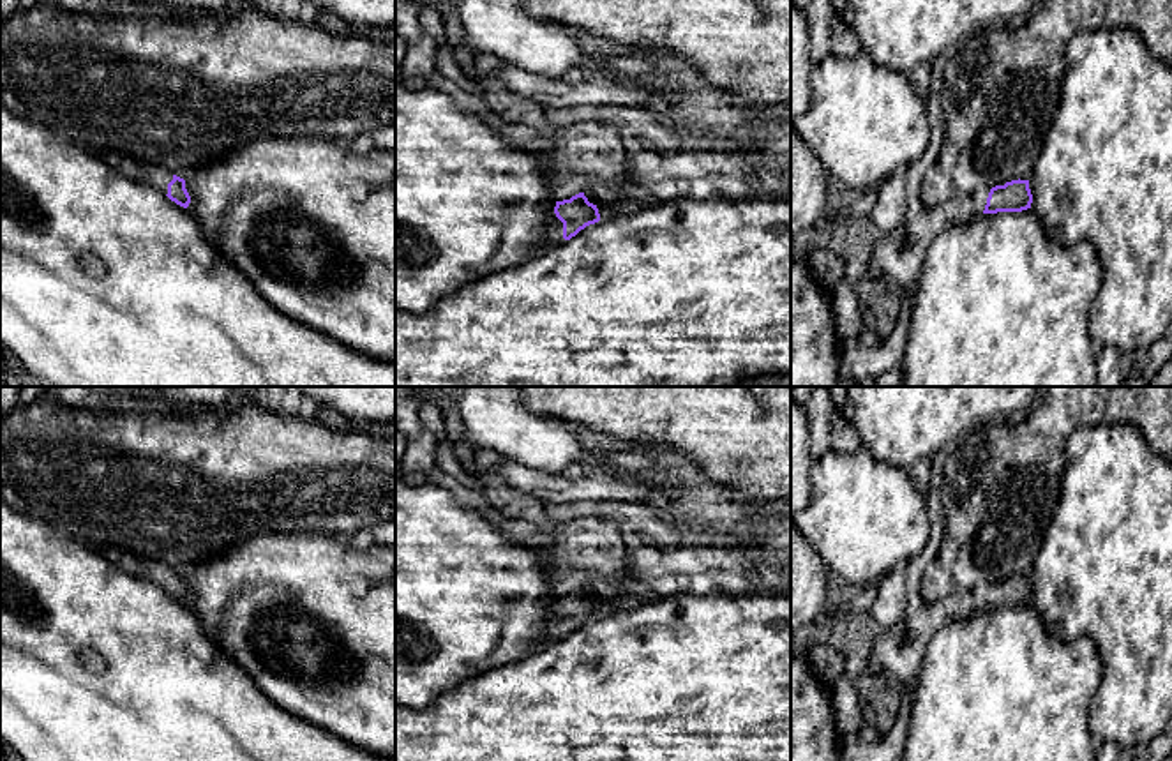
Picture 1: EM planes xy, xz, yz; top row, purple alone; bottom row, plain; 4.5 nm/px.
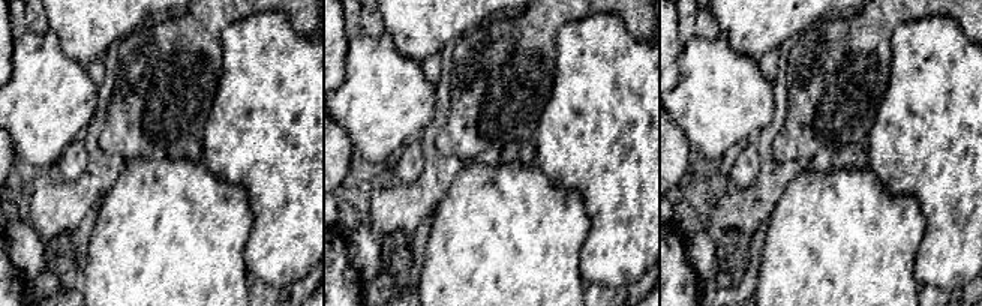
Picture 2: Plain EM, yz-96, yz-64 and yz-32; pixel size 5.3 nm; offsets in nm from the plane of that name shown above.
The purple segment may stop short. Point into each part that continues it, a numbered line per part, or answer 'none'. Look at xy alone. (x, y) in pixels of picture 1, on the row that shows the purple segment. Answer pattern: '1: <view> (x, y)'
1: xy (154, 175)

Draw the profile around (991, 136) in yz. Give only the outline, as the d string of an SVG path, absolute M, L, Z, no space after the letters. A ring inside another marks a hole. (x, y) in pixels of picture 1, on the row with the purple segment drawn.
M1045 0L1022 21L981 28L957 44L955 55L944 65L941 83L946 134L937 162L923 178L923 203L934 207L951 198L971 198L981 185L995 187L1018 178L1031 180L1059 109L1068 41L1080 32L1110 26L1133 26L1156 58L1172 64L1172 0Z

